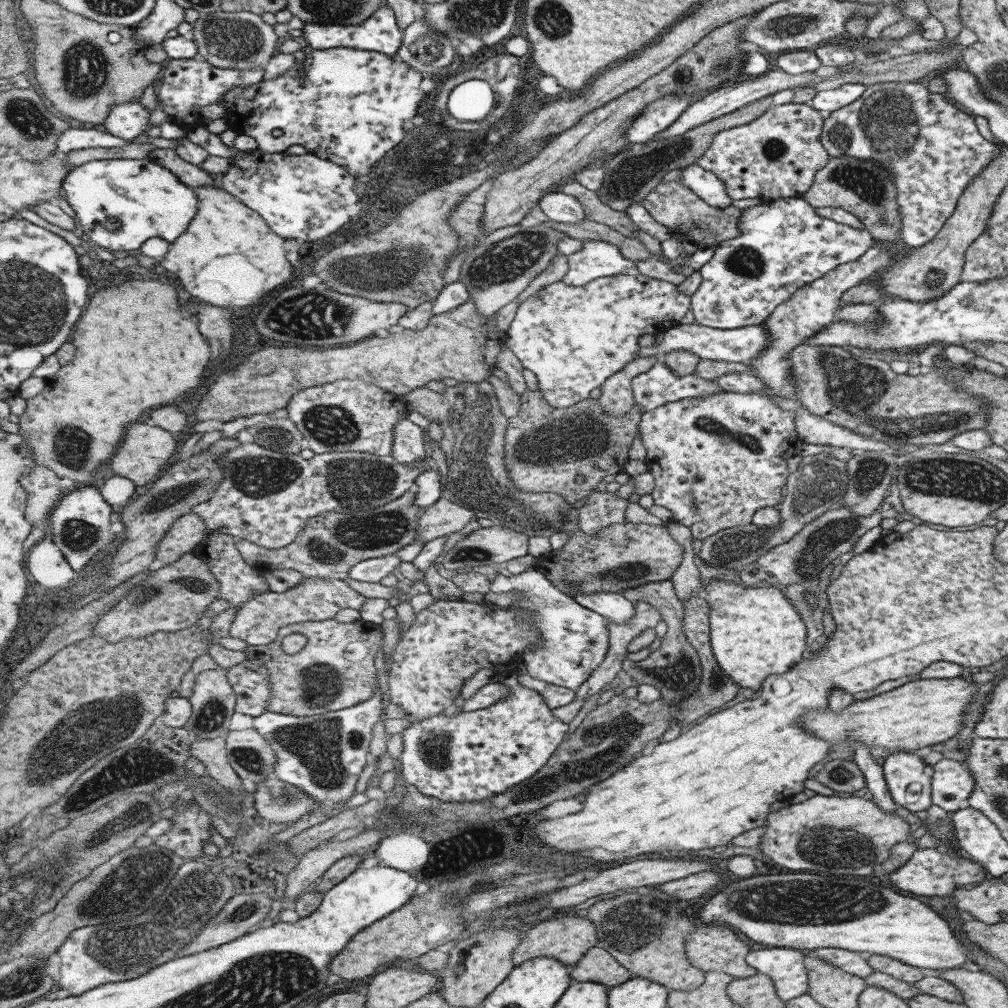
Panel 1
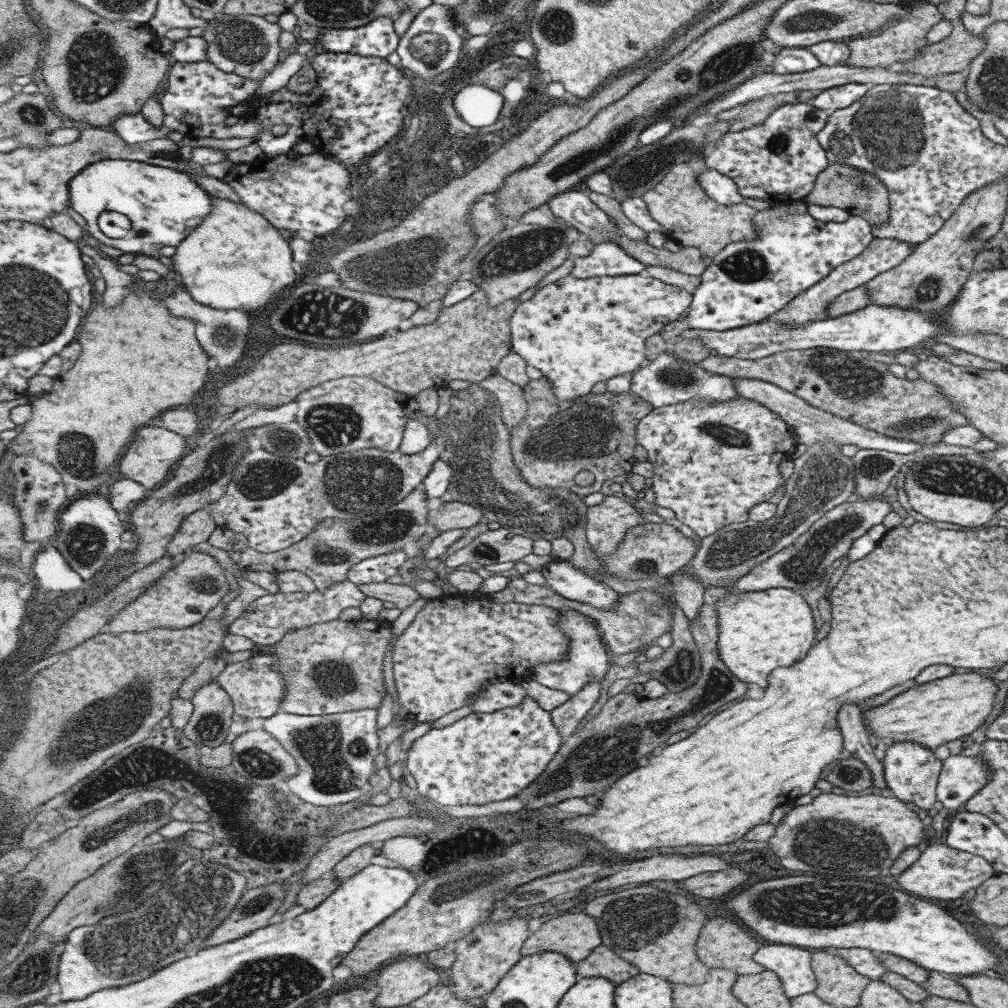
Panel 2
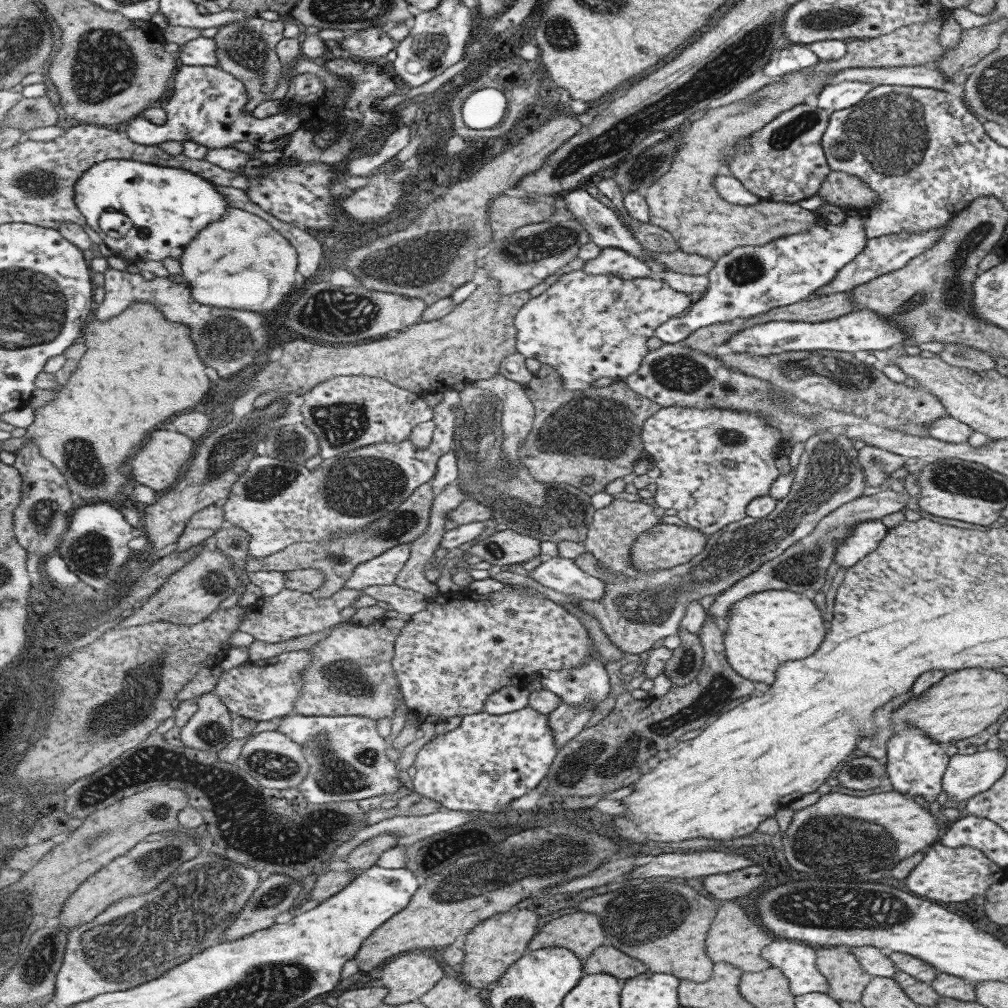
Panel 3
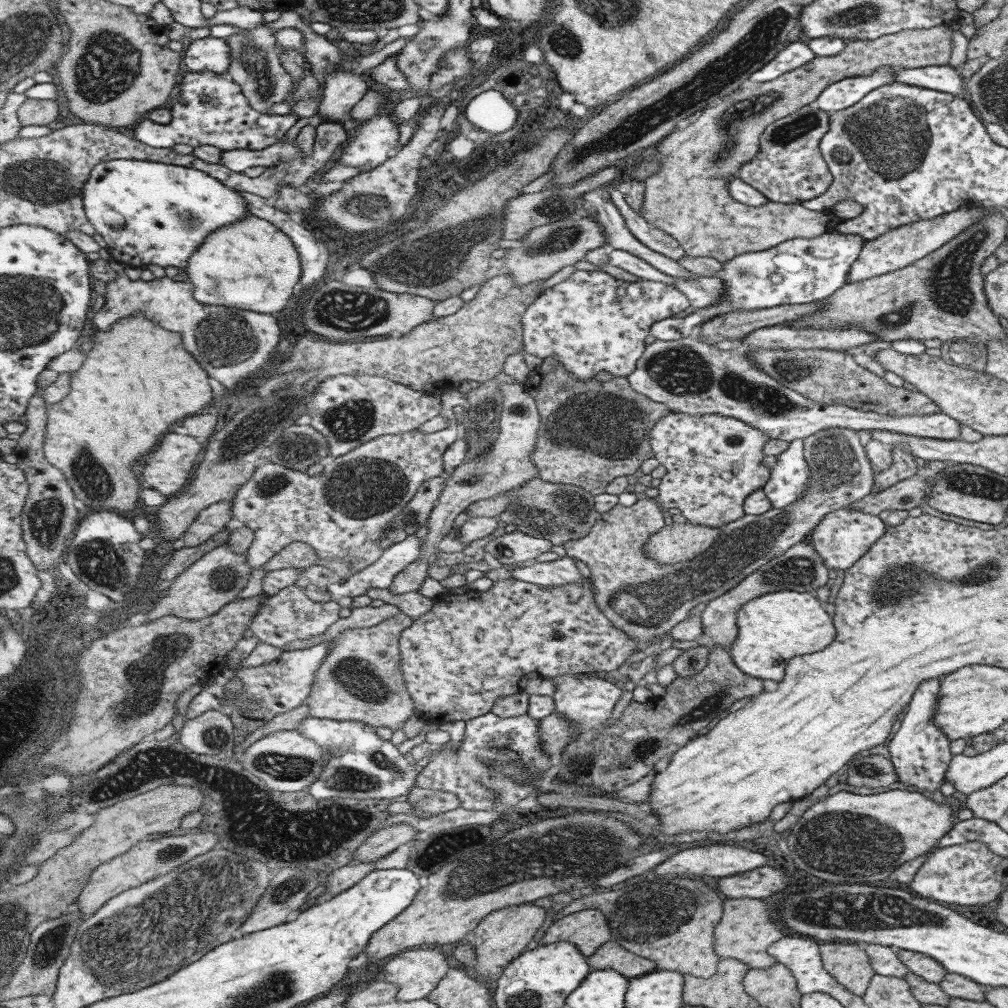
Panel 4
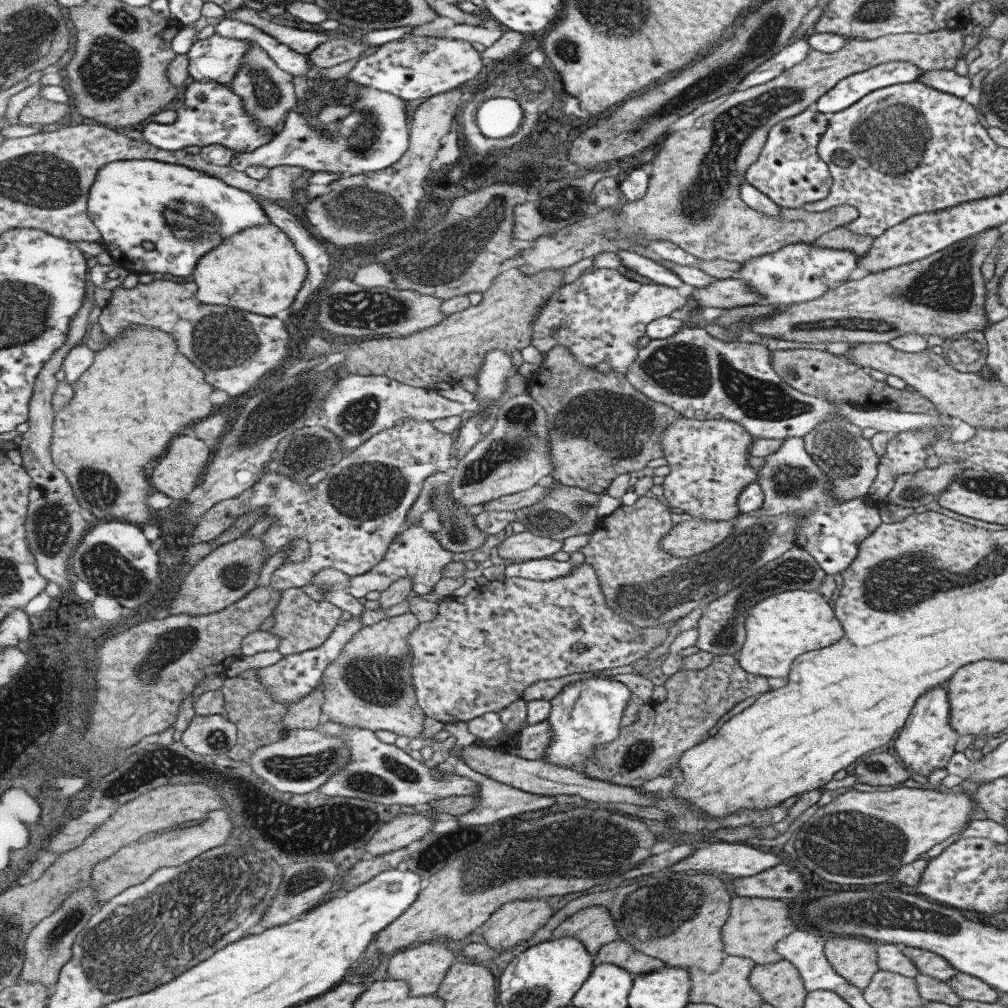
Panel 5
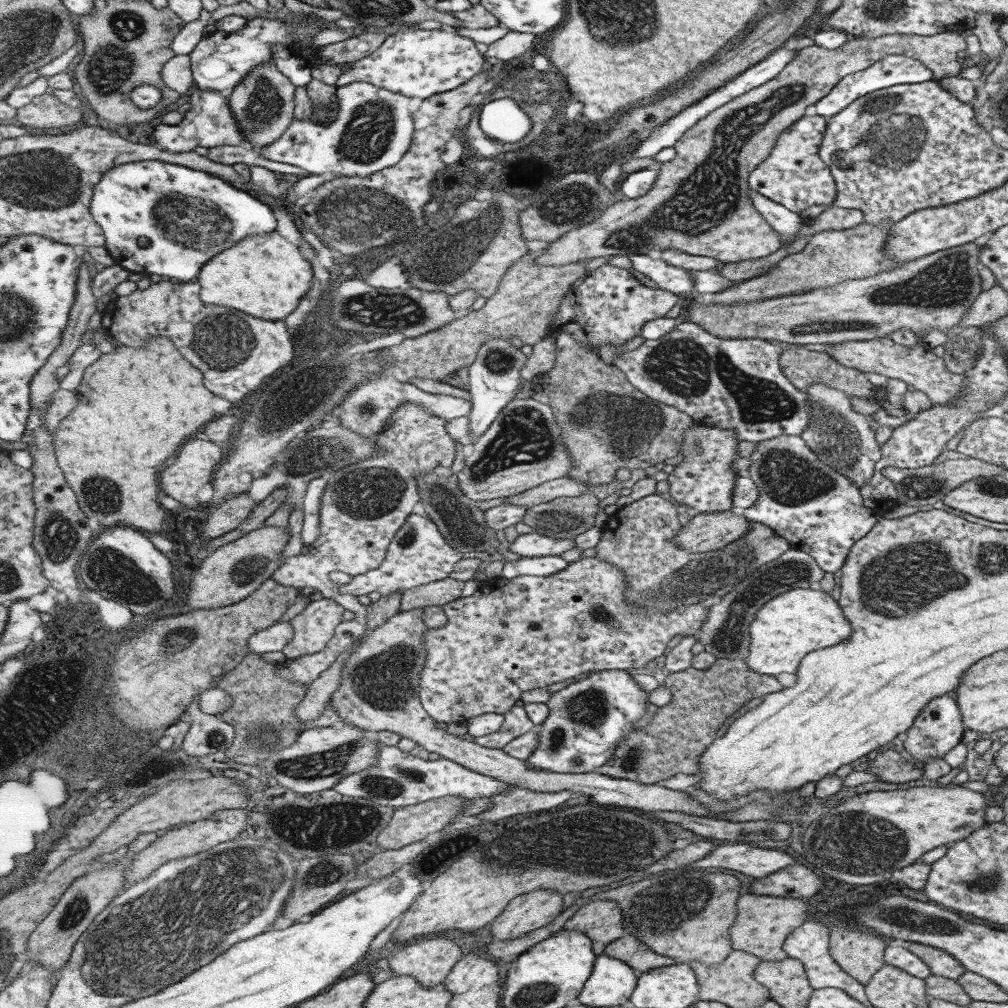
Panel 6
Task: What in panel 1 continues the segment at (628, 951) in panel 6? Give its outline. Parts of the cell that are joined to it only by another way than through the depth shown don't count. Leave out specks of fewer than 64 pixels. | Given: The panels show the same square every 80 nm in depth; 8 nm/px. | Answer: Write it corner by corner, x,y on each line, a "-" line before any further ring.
603,947
590,948
577,965
571,967
573,982
601,982
610,988
630,981
634,974

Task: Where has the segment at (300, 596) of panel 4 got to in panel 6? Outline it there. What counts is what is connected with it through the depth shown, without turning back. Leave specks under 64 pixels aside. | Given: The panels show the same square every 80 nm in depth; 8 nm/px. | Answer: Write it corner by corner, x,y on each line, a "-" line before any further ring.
335,600
310,601
301,613
288,621
294,628
293,640
282,653
287,659
317,654
333,640
336,628
345,616
345,608

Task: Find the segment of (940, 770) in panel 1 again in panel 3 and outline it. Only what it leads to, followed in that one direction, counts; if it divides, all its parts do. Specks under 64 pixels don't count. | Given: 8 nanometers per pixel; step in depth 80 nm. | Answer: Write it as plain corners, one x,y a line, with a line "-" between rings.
1000,747
970,755
955,753
950,756
940,780
940,790
945,792
947,805
960,806
968,798
989,789
1005,767
1006,756

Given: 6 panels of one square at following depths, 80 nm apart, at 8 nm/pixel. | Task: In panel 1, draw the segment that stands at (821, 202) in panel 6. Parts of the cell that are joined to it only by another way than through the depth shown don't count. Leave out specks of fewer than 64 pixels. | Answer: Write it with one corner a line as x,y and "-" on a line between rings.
805,103
772,106
752,122
715,133
709,148
693,163
719,178
724,184
726,195
733,200
759,198
770,201
776,198
799,197
809,188
814,174
828,162
827,152
819,142
824,117
824,113

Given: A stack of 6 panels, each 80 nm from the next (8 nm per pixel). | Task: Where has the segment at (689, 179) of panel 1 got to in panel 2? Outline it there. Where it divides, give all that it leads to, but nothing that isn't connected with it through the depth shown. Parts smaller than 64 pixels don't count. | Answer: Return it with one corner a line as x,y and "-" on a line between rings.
705,169
698,174
698,182
711,199
723,206
739,204
743,200
734,182
719,171

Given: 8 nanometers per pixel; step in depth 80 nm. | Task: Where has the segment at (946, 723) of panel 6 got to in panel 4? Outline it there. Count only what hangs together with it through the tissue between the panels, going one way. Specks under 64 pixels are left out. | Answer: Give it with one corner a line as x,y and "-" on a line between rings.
937,678
923,679
922,683
911,695
911,702
905,710
905,716
899,724
899,728
889,742
889,760
896,774
896,781
905,784
907,788
913,788
917,792
931,795
939,789
944,781
944,774
951,760
949,753
949,740
932,723
935,706
937,706
939,680

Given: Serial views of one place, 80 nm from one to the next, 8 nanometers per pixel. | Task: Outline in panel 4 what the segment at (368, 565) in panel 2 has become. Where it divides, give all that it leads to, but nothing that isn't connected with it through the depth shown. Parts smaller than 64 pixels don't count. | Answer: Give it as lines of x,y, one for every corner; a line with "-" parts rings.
412,534
403,542
391,545
383,551
382,557
369,566
367,570
361,570
351,574
343,584
331,582
324,591
331,592
331,602
339,602
341,608
353,610
352,597
365,596
367,590
385,589
394,585
395,578
410,568
415,561
422,558
422,538

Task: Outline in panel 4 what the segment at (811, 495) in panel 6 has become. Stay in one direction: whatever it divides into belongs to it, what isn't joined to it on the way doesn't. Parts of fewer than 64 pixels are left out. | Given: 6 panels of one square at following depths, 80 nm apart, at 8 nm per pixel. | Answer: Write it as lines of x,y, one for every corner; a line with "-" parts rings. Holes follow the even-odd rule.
802,440
788,442
787,448
775,457
777,461
761,490
771,503
770,509
781,509
802,496
811,472
803,458
-
841,508
827,513
805,538
823,559
827,570
842,570
854,566
866,550
884,533
886,526
875,514
865,514
856,508

